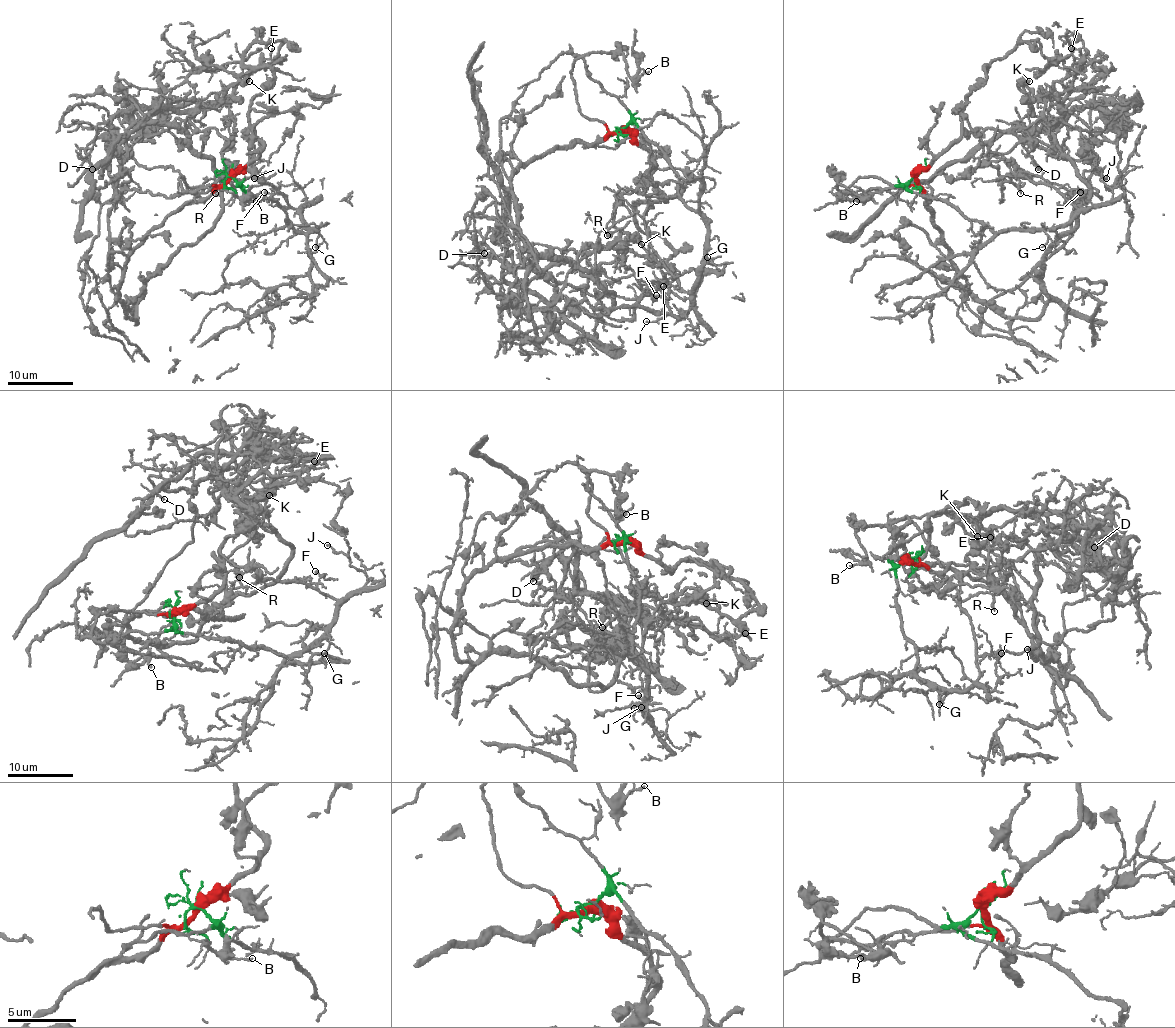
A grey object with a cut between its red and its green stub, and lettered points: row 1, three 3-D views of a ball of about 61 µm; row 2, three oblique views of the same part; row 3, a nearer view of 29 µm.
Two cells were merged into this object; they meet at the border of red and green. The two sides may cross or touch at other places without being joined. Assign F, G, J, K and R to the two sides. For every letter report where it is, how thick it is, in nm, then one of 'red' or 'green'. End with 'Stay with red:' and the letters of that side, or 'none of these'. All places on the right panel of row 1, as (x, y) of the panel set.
F: at (1080, 192); 190 nm thick; green
G: at (1042, 247); 100 nm thick; green
J: at (1106, 178); 120 nm thick; green
K: at (1029, 81); 360 nm thick; red
R: at (1020, 193); 180 nm thick; green
Stay with red: K

